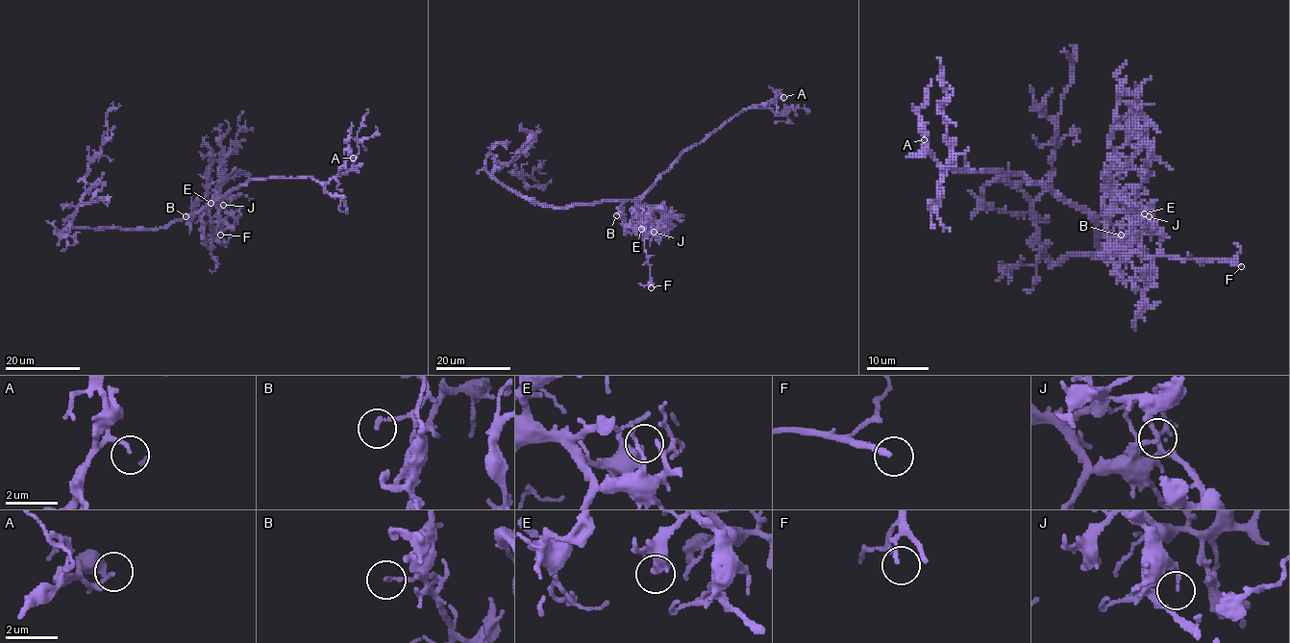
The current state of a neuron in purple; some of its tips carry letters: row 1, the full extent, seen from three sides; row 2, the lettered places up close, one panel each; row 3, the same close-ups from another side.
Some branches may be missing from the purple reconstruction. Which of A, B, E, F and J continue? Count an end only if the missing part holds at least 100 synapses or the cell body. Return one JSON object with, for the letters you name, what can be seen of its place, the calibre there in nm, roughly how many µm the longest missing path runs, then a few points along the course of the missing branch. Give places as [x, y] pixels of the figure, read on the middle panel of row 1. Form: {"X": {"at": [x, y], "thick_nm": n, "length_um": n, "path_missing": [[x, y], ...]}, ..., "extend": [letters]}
{"F": {"at": [651, 287], "thick_nm": 110, "length_um": 80, "path_missing": [[651, 287], [671, 315], [691, 316], [681, 326], [682, 332], [608, 346], [601, 361]]}, "extend": ["F"]}

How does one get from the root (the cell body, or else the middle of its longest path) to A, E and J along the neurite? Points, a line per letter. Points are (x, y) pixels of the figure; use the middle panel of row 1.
A: (608, 201), (637, 199), (688, 148), (703, 142), (743, 110), (767, 107), (776, 98), (783, 97)
E: (608, 201), (634, 202), (645, 212), (646, 219), (641, 229)
J: (608, 201), (634, 202), (645, 212), (654, 232)

